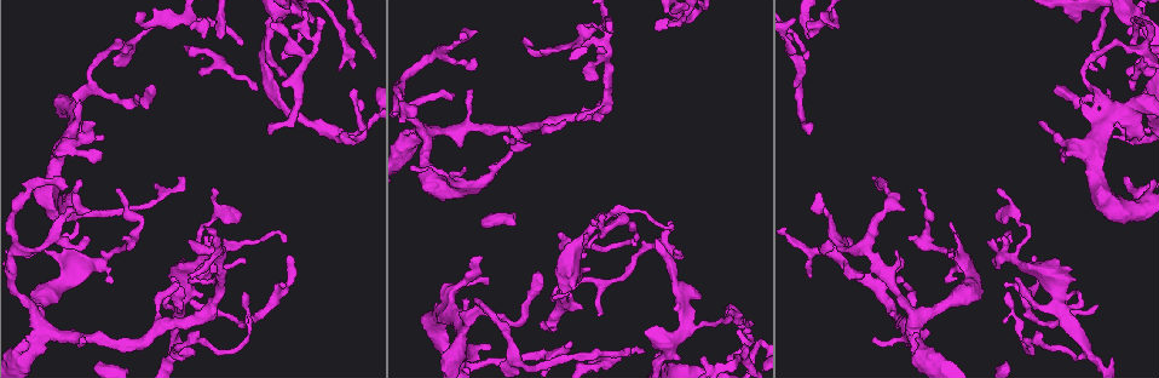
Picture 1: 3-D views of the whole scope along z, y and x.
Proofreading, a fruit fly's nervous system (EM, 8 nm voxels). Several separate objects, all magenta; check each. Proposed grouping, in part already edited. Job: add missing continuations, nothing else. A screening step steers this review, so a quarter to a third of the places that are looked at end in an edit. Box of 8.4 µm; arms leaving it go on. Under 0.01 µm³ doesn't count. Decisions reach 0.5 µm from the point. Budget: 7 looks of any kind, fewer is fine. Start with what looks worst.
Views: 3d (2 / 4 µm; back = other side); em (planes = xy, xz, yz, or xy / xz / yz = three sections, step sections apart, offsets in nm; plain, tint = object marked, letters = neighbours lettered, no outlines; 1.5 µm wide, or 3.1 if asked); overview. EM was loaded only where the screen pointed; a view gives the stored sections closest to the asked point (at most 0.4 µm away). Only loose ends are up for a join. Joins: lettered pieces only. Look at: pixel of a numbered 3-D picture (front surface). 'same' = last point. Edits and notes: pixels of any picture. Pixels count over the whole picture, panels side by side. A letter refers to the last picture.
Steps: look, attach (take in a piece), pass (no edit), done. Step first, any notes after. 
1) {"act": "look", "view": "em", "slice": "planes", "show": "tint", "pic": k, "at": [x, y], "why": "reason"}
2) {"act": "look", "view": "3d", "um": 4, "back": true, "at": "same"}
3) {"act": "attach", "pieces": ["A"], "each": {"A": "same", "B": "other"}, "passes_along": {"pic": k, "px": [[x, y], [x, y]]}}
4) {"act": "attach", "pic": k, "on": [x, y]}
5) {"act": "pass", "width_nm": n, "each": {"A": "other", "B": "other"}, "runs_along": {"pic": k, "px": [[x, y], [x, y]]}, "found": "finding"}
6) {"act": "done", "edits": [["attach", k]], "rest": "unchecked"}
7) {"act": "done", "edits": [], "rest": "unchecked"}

{"act": "look", "view": "3d", "um": 2, "pic": 1, "at": [1098, 70], "why": "free end"}

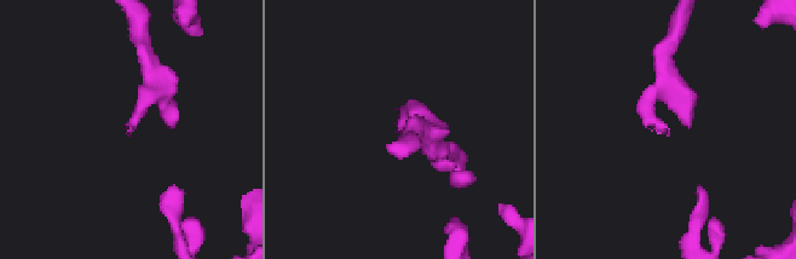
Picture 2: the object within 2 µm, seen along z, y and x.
{"act": "look", "view": "em", "slice": "xy", "step": 8, "show": "tint", "pic": 2, "at": [403, 126], "why": "shape alone is not enough"}

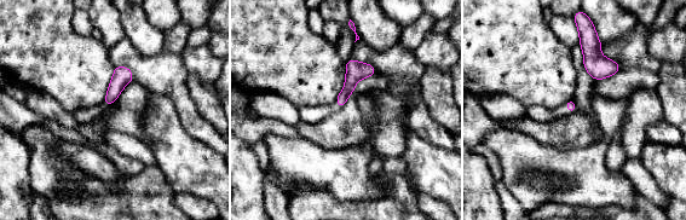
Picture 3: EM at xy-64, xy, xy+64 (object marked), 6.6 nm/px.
{"act": "look", "view": "em", "slice": "planes", "show": "letters", "at": "same", "why": "cut it another way"}

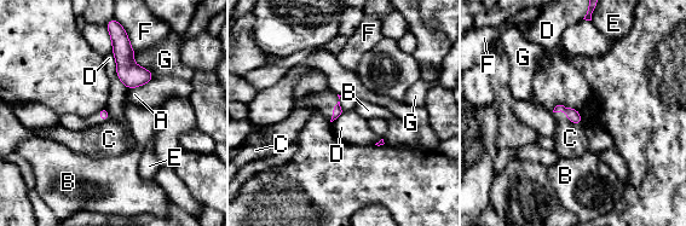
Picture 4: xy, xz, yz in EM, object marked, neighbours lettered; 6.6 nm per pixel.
{"act": "pass", "each": {"A": "other", "B": "other", "C": "other", "D": "other", "E": "other", "F": "other", "G": "other"}, "found": "none of them fits"}

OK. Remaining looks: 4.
{"act": "look", "view": "em", "slice": "planes", "show": "letters", "pic": 1, "at": [1081, 99], "why": "an open end"}

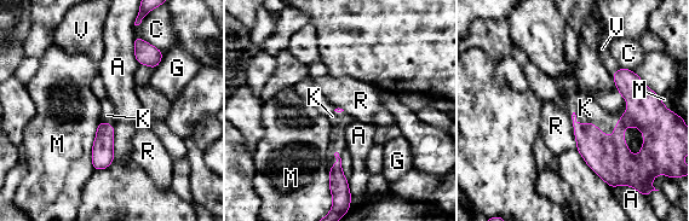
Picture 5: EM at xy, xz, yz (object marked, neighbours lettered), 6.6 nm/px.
{"act": "attach", "pieces": ["K"], "longest_contact_nm": ["M", 320], "each": {"A": "other", "C": "other", "G": "other", "K": "same", "M": "other", "R": "other", "V": "other"}, "found": "the neuron continues"}

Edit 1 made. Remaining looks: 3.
{"act": "look", "view": "em", "slice": "planes", "show": "letters", "pic": 1, "at": [281, 240], "why": "free end"}

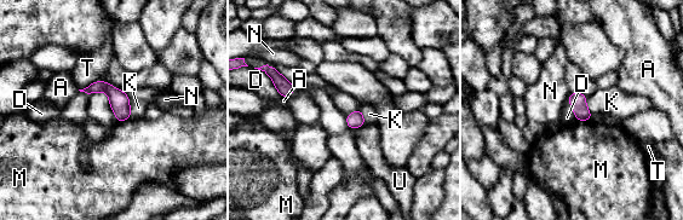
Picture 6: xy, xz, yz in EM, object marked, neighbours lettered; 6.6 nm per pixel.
{"act": "pass", "width_nm": 110, "each": {"A": "other", "D": "other", "K": "other", "M": "other", "N": "other", "T": "other", "U": "other"}, "border": {"pic": 6, "px": [[269, 75], [282, 97]]}, "found": "none of them fits"}

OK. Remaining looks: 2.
{"act": "done", "edits": [["attach", 5]], "rest": "unchecked"}

